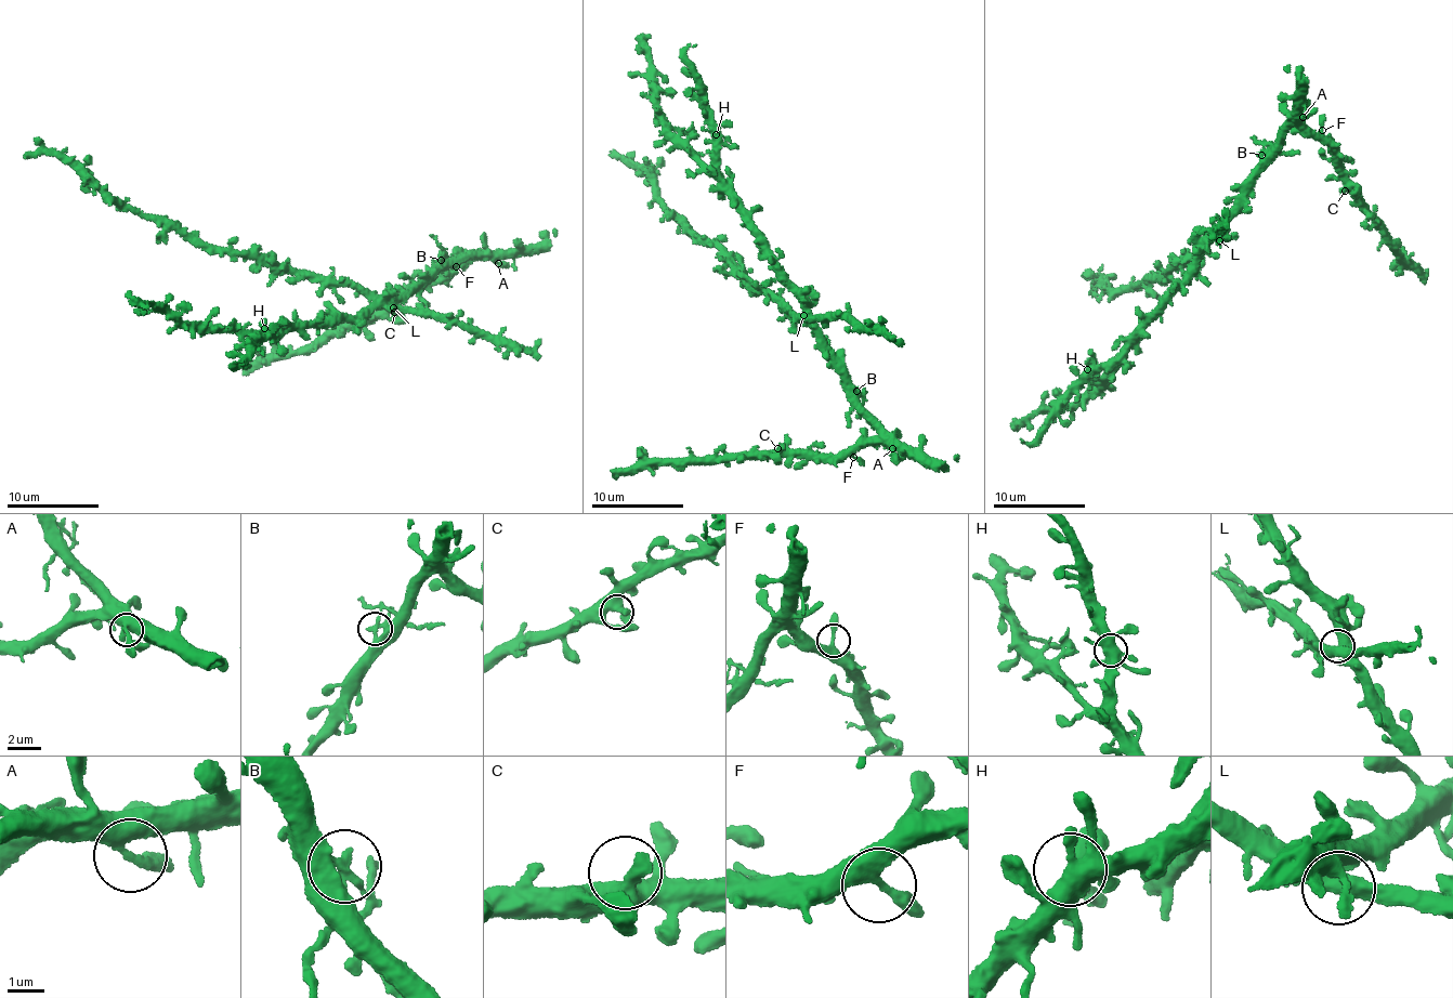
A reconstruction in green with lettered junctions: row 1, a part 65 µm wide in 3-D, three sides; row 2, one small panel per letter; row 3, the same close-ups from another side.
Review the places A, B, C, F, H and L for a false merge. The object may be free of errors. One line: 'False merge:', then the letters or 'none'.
False merge: B

